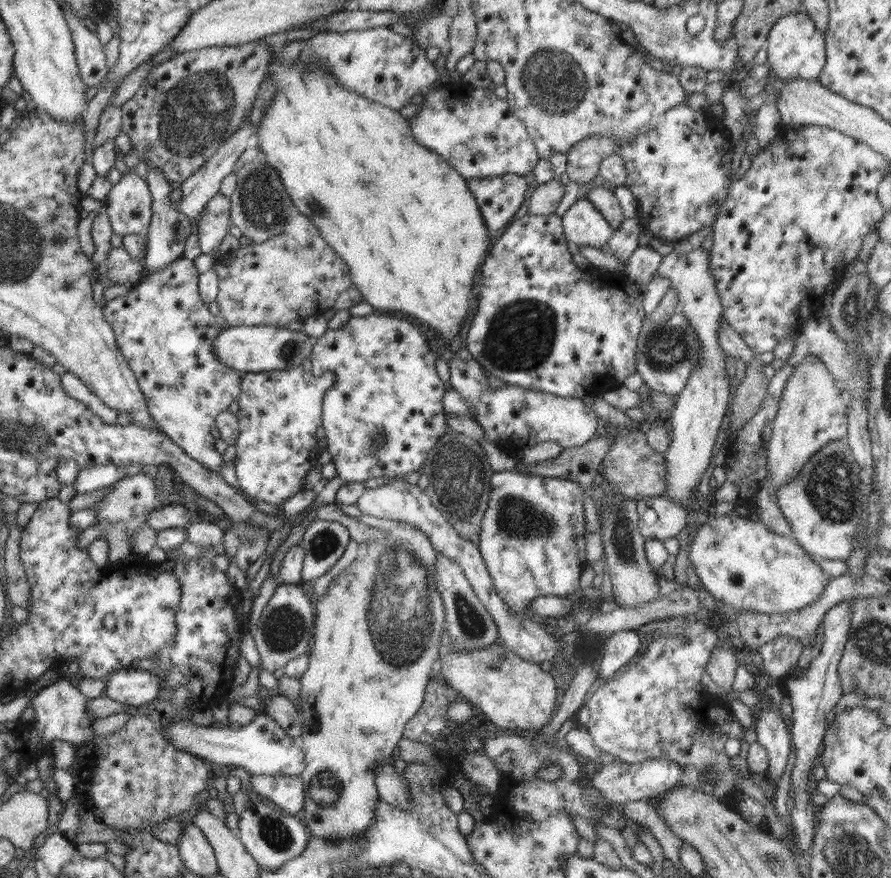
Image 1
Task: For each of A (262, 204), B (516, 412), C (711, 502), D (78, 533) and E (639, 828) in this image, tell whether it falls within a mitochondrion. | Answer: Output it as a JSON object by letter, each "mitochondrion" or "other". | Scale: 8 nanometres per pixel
{"A":"mitochondrion","B":"other","C":"other","D":"other","E":"other"}

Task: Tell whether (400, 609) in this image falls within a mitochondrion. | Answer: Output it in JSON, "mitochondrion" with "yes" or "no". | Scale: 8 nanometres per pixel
{"mitochondrion":"yes"}

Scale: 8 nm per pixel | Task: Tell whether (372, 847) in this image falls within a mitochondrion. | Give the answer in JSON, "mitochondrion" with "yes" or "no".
{"mitochondrion":"no"}

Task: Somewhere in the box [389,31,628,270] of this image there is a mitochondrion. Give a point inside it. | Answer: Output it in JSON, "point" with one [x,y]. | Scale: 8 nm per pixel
{"point":[555,83]}

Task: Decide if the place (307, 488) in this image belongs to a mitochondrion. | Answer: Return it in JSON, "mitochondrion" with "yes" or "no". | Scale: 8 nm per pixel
{"mitochondrion":"no"}

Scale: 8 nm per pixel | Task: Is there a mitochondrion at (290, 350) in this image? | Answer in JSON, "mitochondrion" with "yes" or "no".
{"mitochondrion":"yes"}

